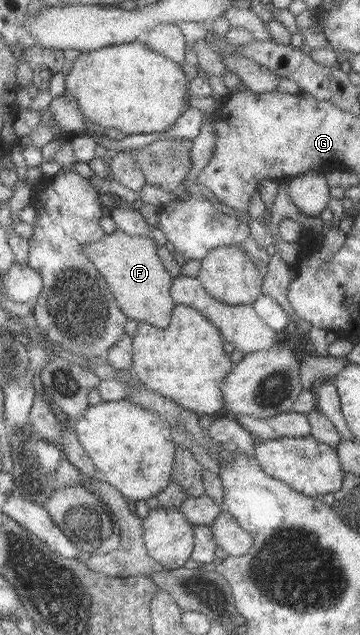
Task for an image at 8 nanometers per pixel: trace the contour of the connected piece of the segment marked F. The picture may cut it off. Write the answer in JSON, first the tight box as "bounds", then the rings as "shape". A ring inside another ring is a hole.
{"bounds":[85,228,177,329],"shape":[[[117,228],[102,241],[90,243],[85,254],[107,277],[122,310],[132,320],[147,322],[158,328],[168,329],[174,318],[177,303],[173,297],[175,277],[166,269],[158,252],[160,247],[150,237],[136,237]]]}

